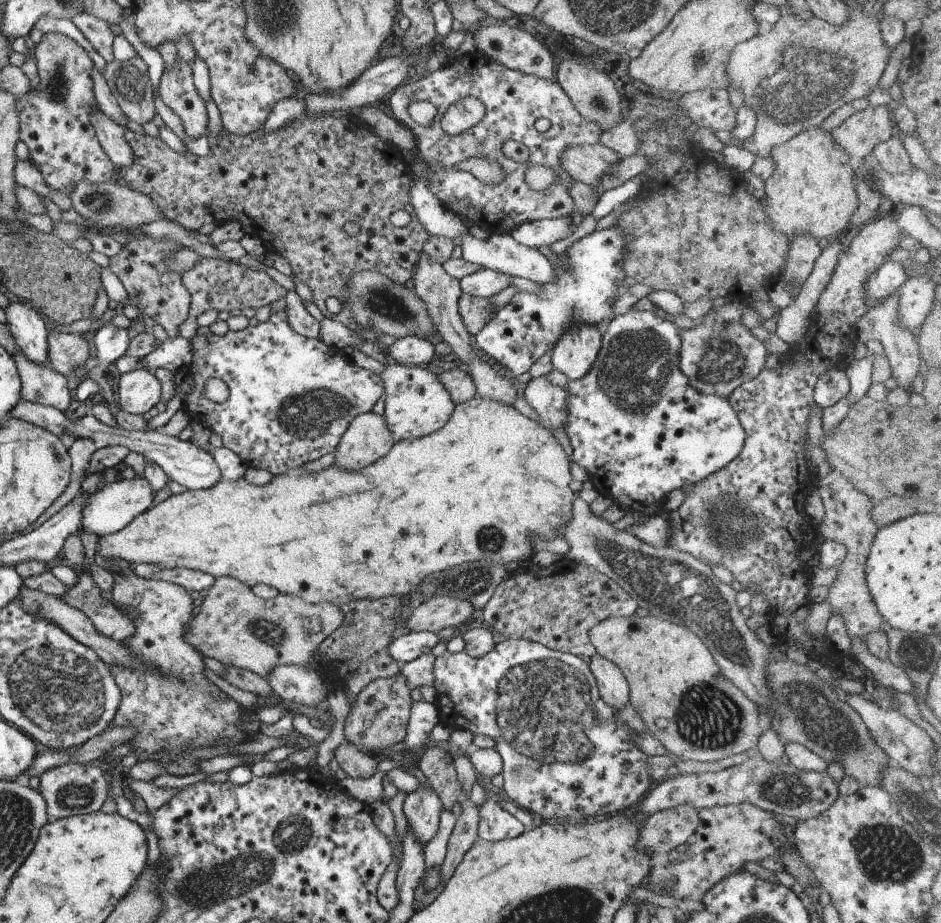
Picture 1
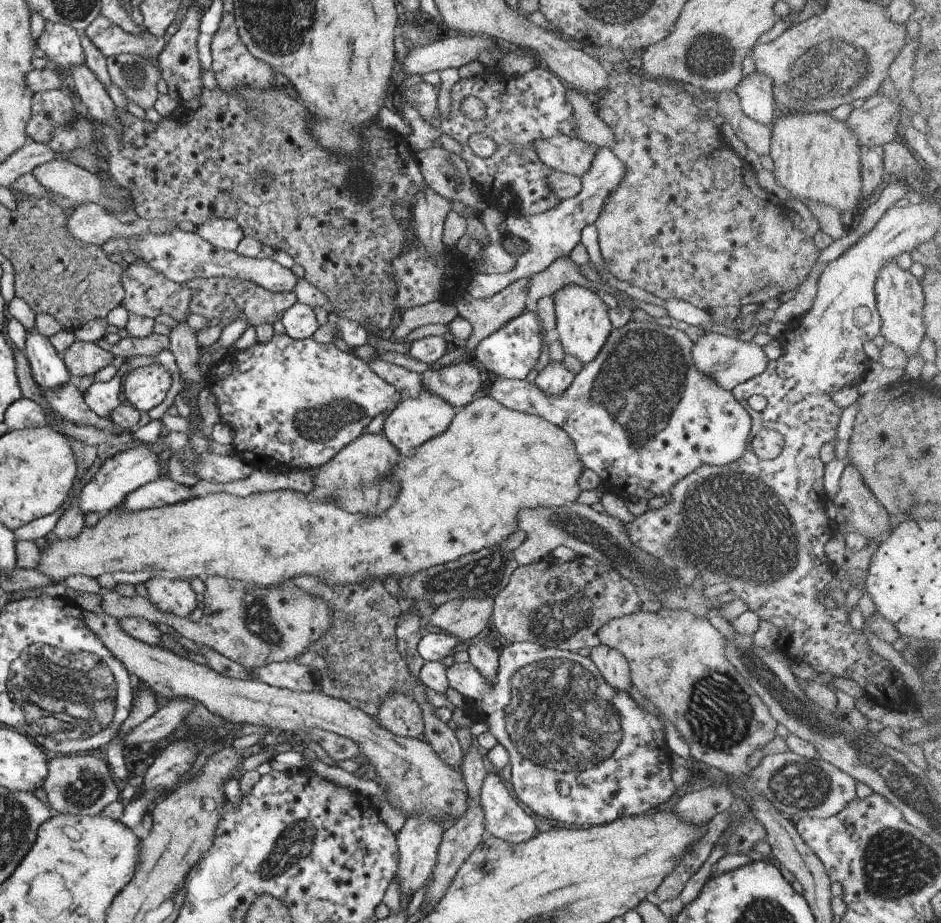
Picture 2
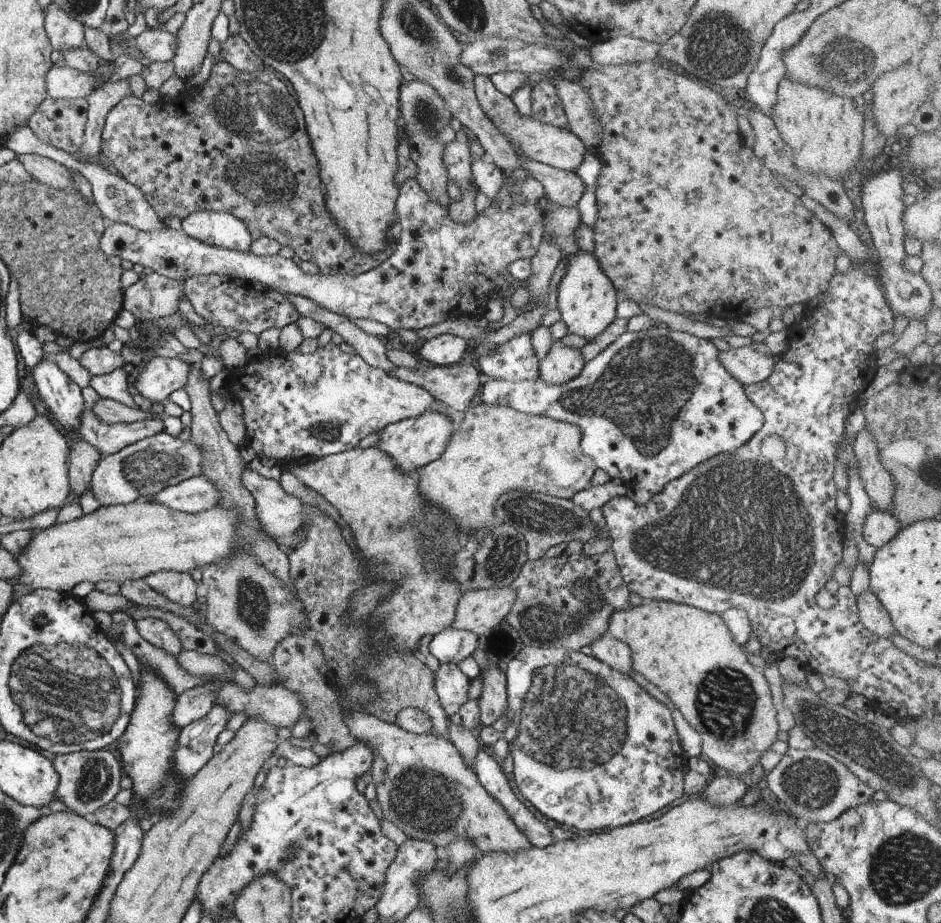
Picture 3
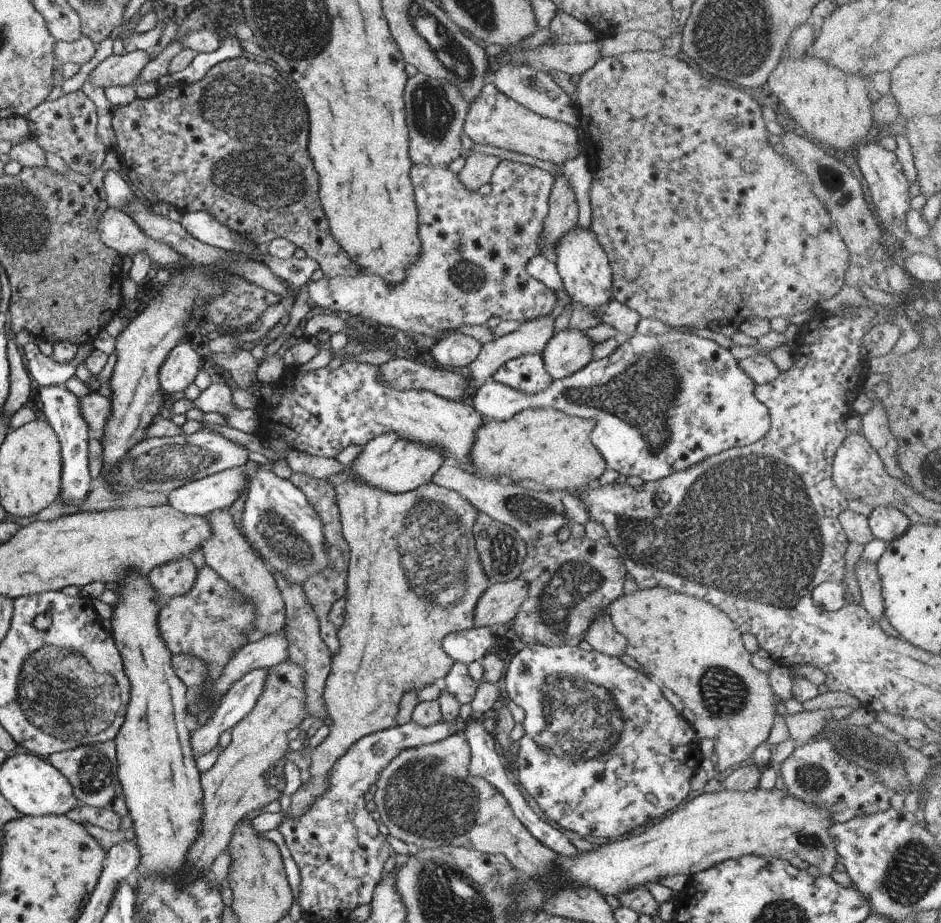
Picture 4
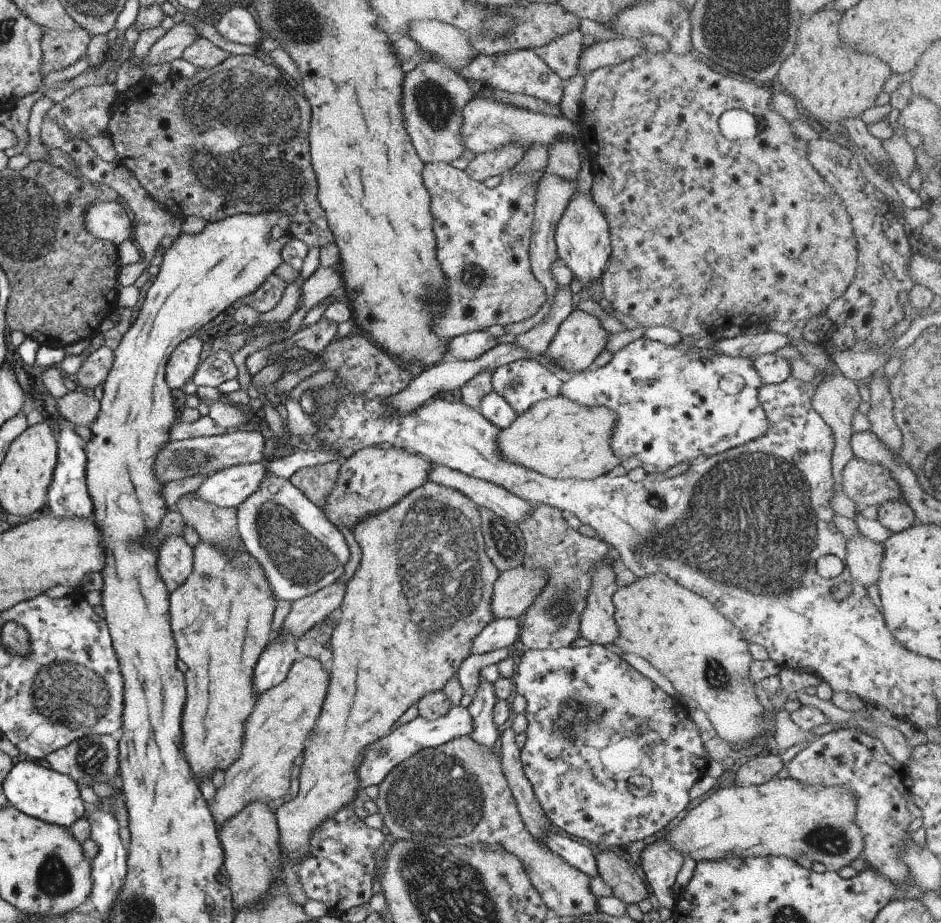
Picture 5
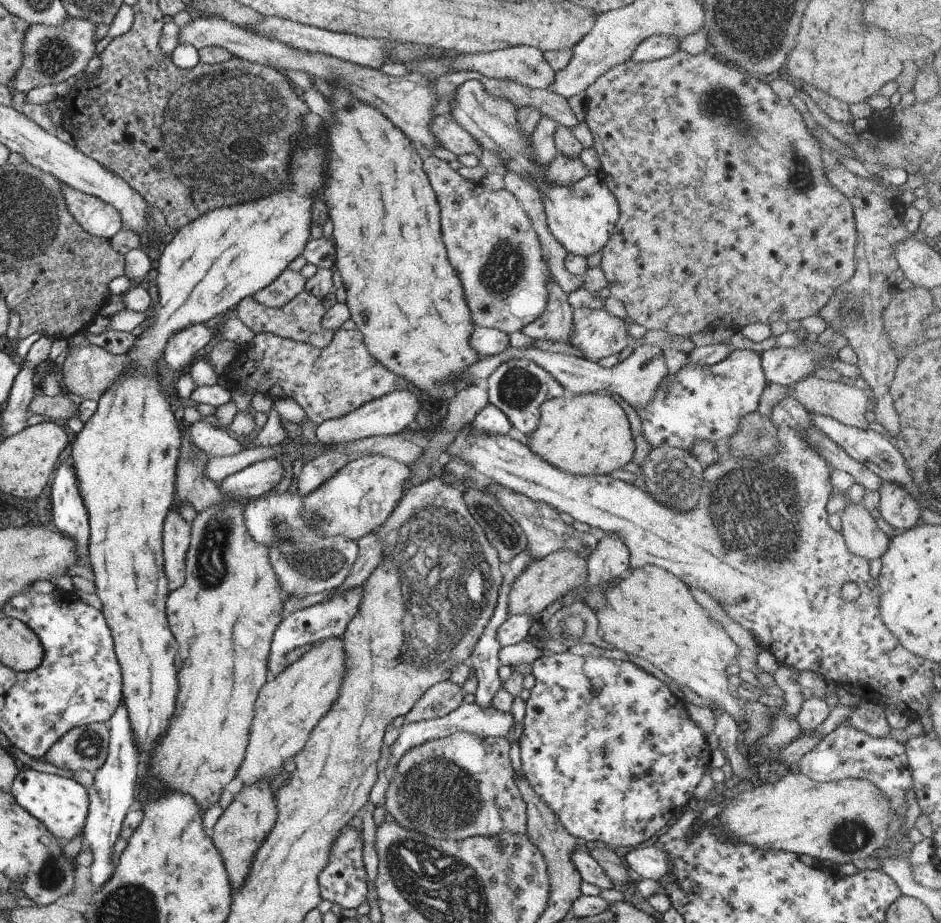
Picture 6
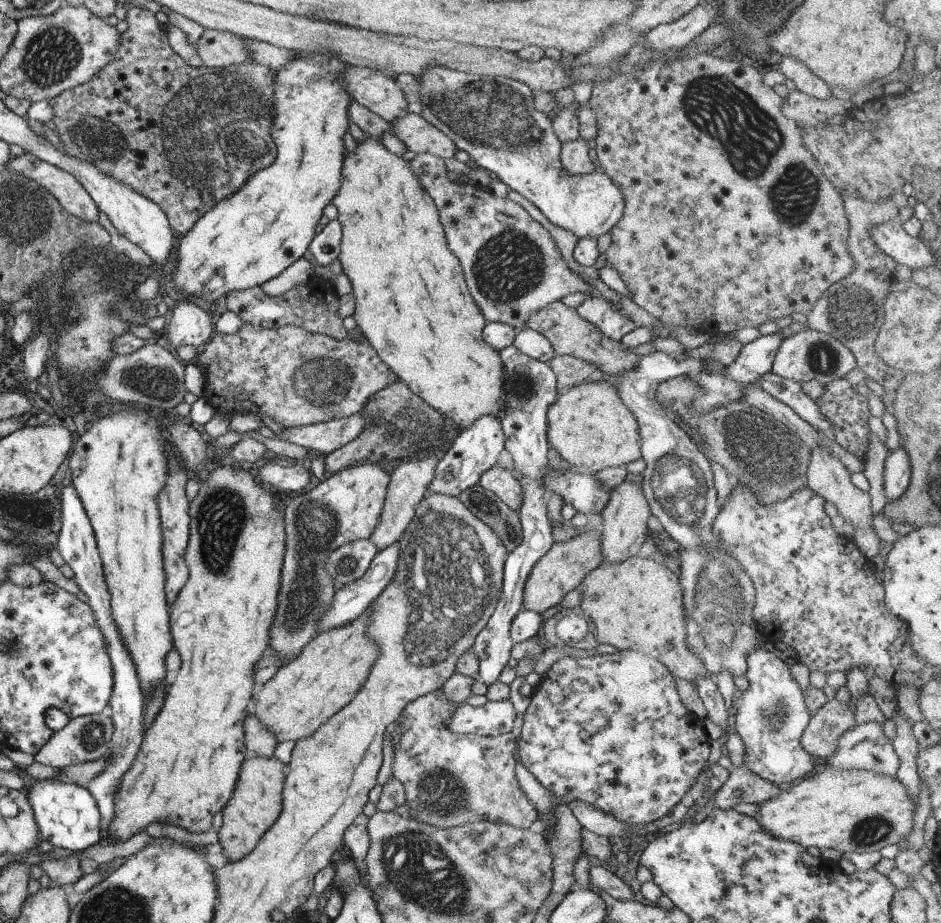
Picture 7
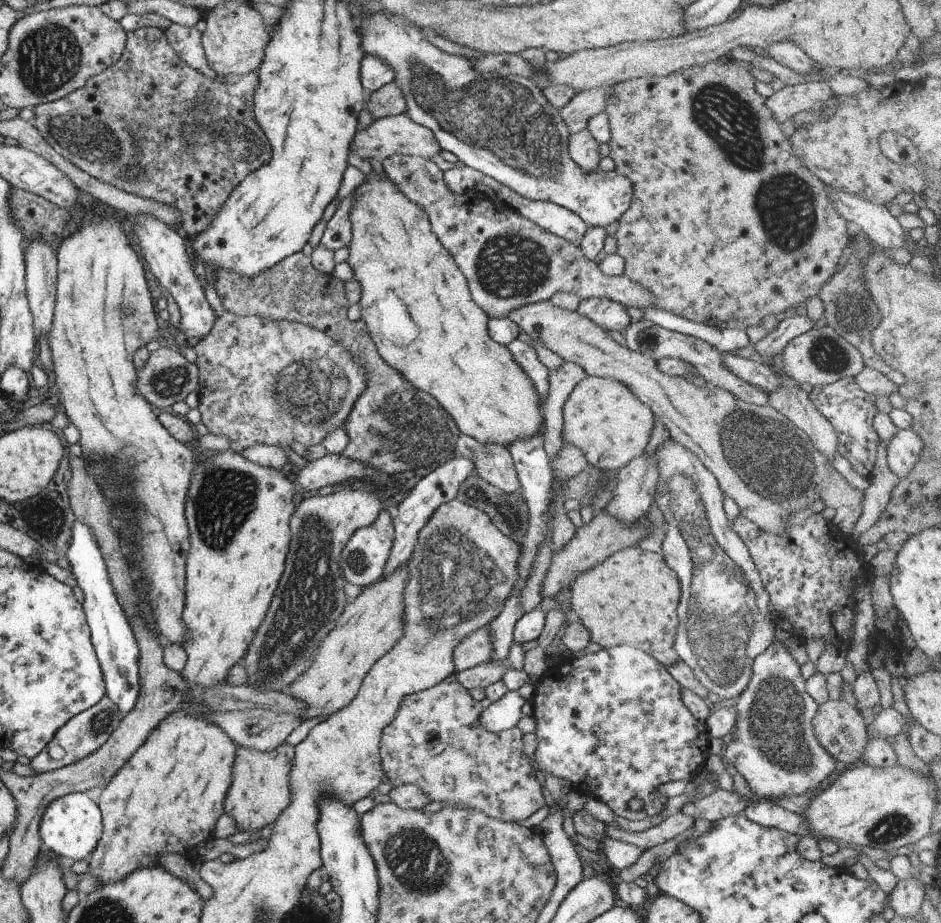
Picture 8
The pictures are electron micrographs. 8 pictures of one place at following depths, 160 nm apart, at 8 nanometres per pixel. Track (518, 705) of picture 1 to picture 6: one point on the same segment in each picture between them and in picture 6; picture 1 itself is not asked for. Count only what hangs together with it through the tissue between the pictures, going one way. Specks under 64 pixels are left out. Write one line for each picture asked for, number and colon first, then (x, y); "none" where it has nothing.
2: (613, 762)
3: (591, 750)
4: (602, 752)
5: (610, 757)
6: (614, 755)

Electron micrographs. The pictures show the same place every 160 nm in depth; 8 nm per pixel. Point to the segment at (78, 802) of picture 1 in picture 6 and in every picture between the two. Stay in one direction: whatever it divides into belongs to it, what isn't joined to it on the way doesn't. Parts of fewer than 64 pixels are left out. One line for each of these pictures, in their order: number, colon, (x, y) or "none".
2: (80, 784)
3: (87, 780)
4: (90, 769)
5: (90, 758)
6: (85, 748)

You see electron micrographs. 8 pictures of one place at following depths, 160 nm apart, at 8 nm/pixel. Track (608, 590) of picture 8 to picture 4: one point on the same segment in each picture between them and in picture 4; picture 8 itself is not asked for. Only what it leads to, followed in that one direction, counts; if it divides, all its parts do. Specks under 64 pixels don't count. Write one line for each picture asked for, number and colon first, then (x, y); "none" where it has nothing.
4: (688, 645)
5: (704, 657)
6: (650, 613)
7: (636, 603)

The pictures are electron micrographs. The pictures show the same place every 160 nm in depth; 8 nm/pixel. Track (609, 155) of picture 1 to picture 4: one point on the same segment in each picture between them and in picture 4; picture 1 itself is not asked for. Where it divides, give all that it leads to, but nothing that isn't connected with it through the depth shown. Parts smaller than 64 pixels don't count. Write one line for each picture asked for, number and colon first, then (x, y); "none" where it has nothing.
2: (568, 154)
3: (556, 147)
4: (492, 118)

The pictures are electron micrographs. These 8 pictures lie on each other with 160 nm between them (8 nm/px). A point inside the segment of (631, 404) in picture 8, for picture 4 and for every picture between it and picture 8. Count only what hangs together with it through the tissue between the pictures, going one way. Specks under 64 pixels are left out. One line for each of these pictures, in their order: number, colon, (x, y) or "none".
4: (545, 448)
5: (560, 438)
6: (588, 434)
7: (588, 426)

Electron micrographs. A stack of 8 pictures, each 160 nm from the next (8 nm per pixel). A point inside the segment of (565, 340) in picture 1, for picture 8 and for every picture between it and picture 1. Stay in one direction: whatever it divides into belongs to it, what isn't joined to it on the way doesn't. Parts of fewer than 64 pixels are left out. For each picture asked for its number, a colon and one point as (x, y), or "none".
2: (582, 324)
3: (586, 301)
4: (582, 264)
5: (581, 236)
6: (581, 216)
7: (493, 121)
8: (503, 127)

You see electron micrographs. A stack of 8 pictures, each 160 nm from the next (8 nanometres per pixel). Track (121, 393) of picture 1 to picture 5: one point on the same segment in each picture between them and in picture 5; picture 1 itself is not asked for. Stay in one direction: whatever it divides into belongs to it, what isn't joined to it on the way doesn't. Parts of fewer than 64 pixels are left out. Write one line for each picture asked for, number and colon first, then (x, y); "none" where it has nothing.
2: (143, 388)
3: (159, 377)
4: (180, 367)
5: (183, 361)

